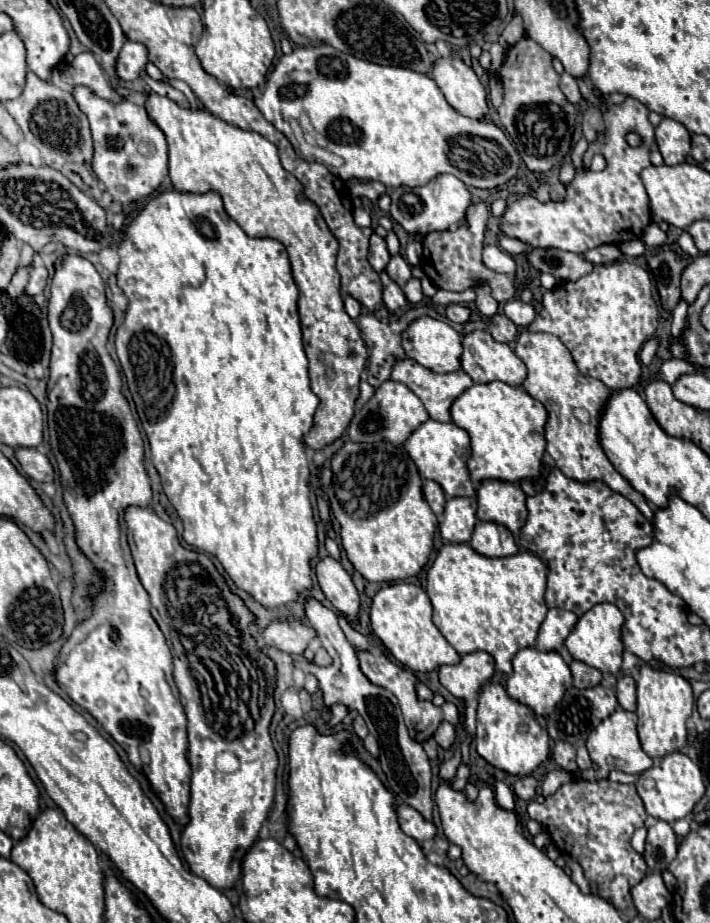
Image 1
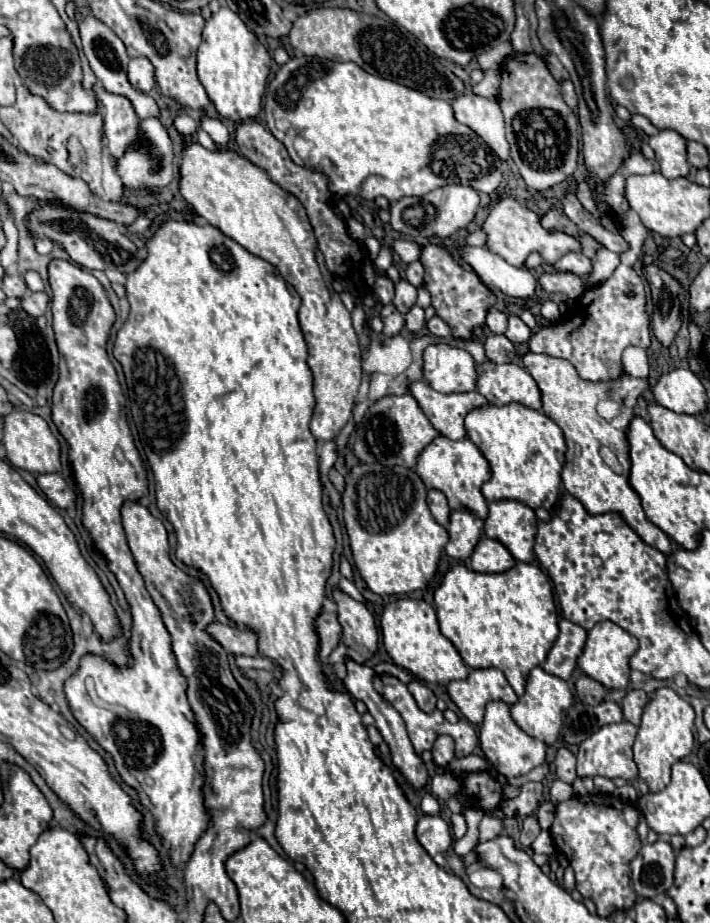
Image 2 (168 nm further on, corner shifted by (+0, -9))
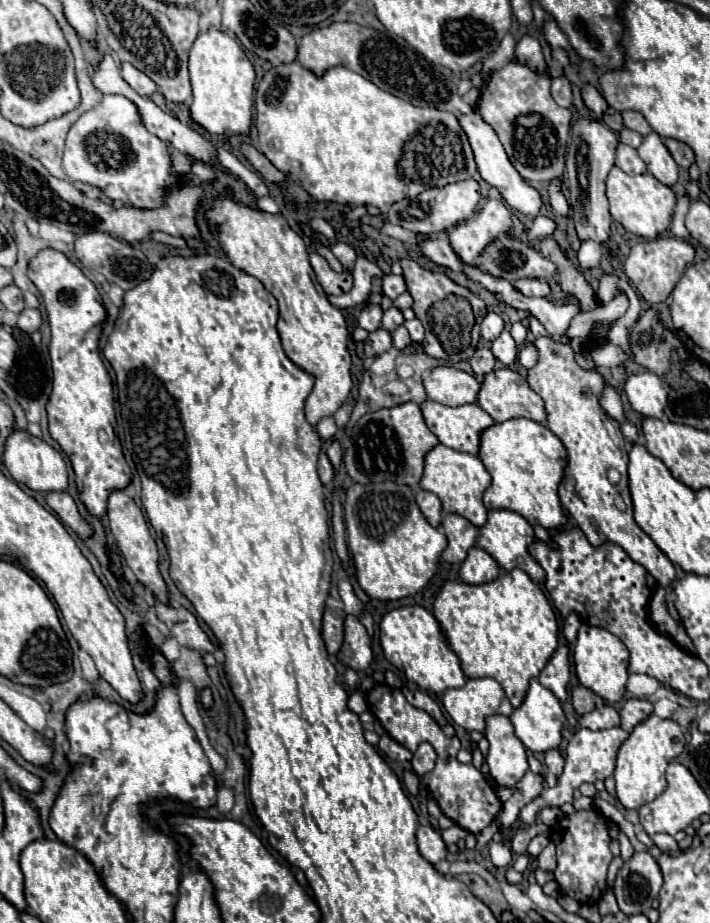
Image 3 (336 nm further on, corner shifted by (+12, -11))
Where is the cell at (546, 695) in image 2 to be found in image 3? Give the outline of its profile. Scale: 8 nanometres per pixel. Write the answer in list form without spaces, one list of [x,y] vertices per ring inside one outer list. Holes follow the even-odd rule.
[[[533,679],[523,705],[513,711],[511,723],[515,727],[515,735],[521,739],[521,743],[525,747],[529,747],[533,753],[545,753],[549,749],[559,747],[561,729],[563,729],[563,723],[565,723],[565,713],[561,709],[559,699],[549,689],[545,689],[537,679]]]

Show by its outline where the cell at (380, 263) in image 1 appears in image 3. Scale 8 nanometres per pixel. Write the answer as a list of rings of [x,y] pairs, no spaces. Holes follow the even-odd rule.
[[[367,305],[361,315],[359,315],[359,327],[363,327],[365,331],[375,331],[381,327],[381,317],[383,317],[383,311],[381,311],[381,305]]]

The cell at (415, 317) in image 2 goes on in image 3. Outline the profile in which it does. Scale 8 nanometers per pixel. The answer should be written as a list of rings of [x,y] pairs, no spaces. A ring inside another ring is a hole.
[[[401,325],[397,331],[393,331],[393,347],[395,347],[395,349],[403,351],[409,343],[411,343],[411,337],[409,337],[405,325]]]

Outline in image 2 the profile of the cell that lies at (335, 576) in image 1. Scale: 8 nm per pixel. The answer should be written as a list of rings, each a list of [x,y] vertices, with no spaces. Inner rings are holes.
[[[339,587],[333,589],[333,601],[337,603],[337,619],[343,629],[343,635],[341,635],[339,647],[331,653],[329,663],[341,661],[341,657],[349,657],[357,663],[363,663],[365,657],[361,647],[369,653],[375,653],[377,649],[375,619],[363,603],[355,601]]]

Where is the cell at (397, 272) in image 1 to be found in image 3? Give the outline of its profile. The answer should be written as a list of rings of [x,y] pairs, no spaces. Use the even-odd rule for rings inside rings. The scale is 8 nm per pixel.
[[[391,307],[389,311],[383,313],[383,323],[381,323],[383,329],[393,333],[399,325],[403,325],[403,315],[401,315],[401,311],[397,307]]]

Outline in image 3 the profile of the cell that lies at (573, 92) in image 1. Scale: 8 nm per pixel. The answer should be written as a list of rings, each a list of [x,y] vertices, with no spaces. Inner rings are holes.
[[[555,77],[555,79],[553,79],[551,95],[553,95],[553,99],[557,101],[557,105],[561,105],[561,107],[571,107],[573,93],[571,93],[571,83],[567,81],[567,77]]]

